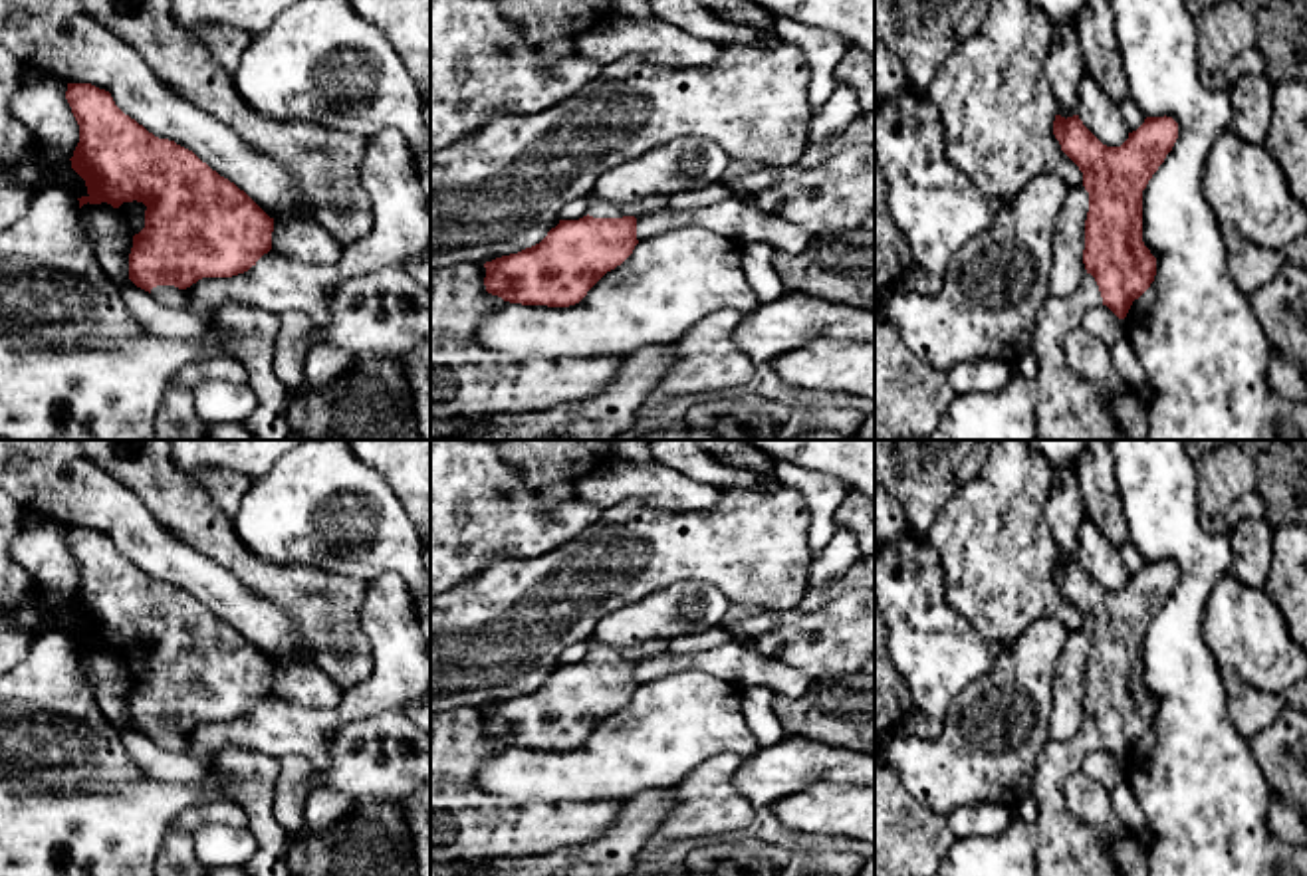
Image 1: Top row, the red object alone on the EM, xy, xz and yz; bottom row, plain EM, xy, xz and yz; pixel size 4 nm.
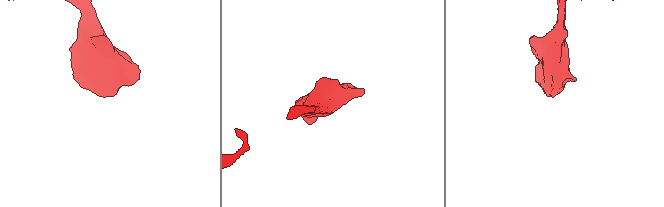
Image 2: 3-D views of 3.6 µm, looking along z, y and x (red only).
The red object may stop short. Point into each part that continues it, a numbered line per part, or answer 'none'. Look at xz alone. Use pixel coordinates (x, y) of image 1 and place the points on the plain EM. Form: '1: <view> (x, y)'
1: xz (597, 653)

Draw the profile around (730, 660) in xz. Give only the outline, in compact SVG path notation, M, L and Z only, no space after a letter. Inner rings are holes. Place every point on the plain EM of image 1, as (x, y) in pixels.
M734 640L700 654L676 656L666 652L647 656L637 662L637 684L651 684L686 670L698 670L740 688L762 686L787 698L801 698L813 684L803 670Z

